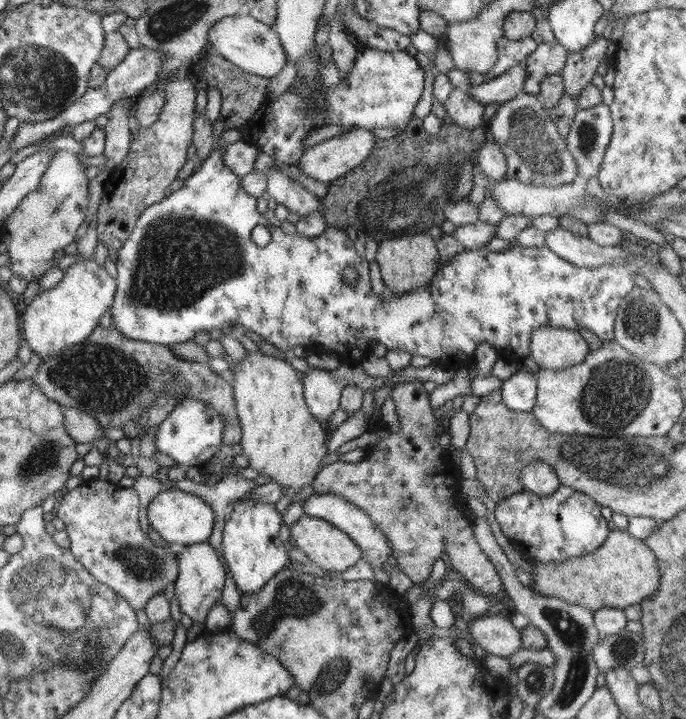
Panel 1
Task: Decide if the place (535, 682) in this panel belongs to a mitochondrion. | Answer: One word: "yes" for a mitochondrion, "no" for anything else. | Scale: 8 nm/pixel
yes

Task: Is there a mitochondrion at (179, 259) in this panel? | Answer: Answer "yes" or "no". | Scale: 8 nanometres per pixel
yes

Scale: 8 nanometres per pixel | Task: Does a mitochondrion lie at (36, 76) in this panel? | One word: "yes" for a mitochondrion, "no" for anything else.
yes

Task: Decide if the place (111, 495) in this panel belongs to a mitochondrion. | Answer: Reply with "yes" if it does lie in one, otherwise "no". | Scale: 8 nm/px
no

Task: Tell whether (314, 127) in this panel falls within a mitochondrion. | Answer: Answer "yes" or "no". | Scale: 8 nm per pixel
no

